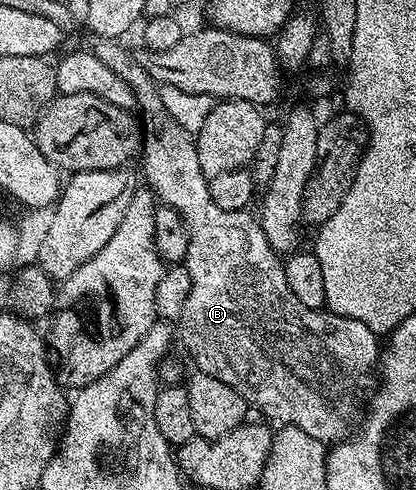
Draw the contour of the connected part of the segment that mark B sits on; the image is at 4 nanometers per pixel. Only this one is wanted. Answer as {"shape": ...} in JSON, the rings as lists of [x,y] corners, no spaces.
{"shape":[[[97,39],[94,44],[91,47],[93,55],[99,57],[107,69],[119,73],[133,91],[135,107],[143,124],[143,150],[139,163],[145,166],[148,190],[164,206],[179,213],[189,234],[183,266],[191,277],[191,293],[183,304],[181,318],[176,320],[175,331],[179,343],[193,358],[192,366],[231,385],[252,410],[254,407],[262,411],[266,420],[274,419],[277,425],[298,426],[308,436],[326,445],[346,438],[350,434],[349,422],[361,407],[361,391],[368,392],[375,383],[375,372],[379,367],[378,335],[363,325],[363,321],[336,315],[328,309],[308,307],[291,293],[282,256],[271,249],[260,222],[254,216],[252,219],[248,210],[219,209],[219,205],[211,201],[209,180],[203,169],[199,169],[194,136],[185,131],[172,110],[169,112],[165,108],[165,99],[157,92],[160,91],[158,84],[141,68],[131,51],[129,55],[127,48],[120,47],[122,44],[118,40]]]}

